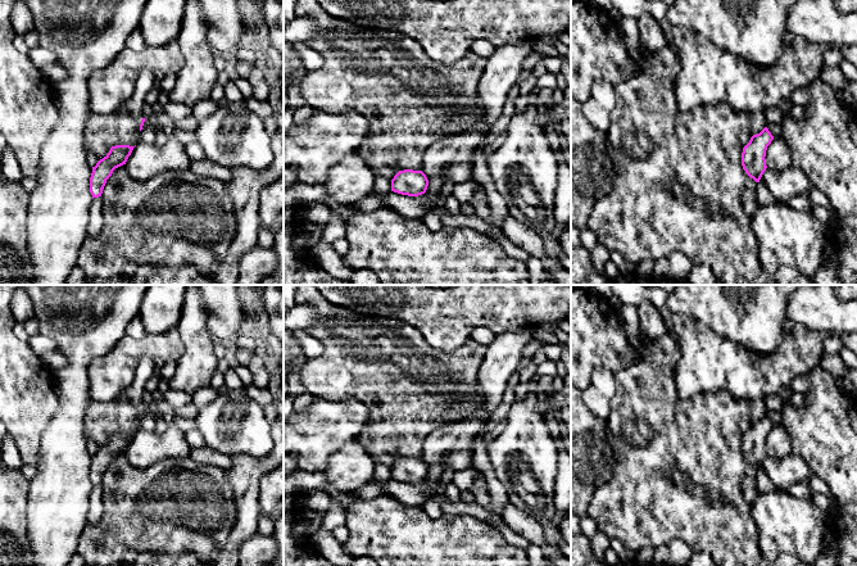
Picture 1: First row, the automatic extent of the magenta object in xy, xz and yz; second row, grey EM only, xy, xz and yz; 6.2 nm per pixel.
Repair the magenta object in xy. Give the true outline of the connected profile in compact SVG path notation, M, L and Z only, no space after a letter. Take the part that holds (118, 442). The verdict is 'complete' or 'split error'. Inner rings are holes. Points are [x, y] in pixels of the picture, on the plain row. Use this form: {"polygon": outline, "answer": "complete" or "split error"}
{"polygon": "M130 433L112 434L109 440L100 447L95 454L92 454L92 461L90 465L90 480L92 486L101 484L106 467L112 463L115 456L126 452L133 435L135 434Z", "answer": "complete"}

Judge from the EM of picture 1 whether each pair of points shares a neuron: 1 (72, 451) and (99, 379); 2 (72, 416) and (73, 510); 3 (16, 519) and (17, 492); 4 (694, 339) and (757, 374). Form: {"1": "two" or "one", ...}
{"1": "two", "2": "one", "3": "one", "4": "one"}

